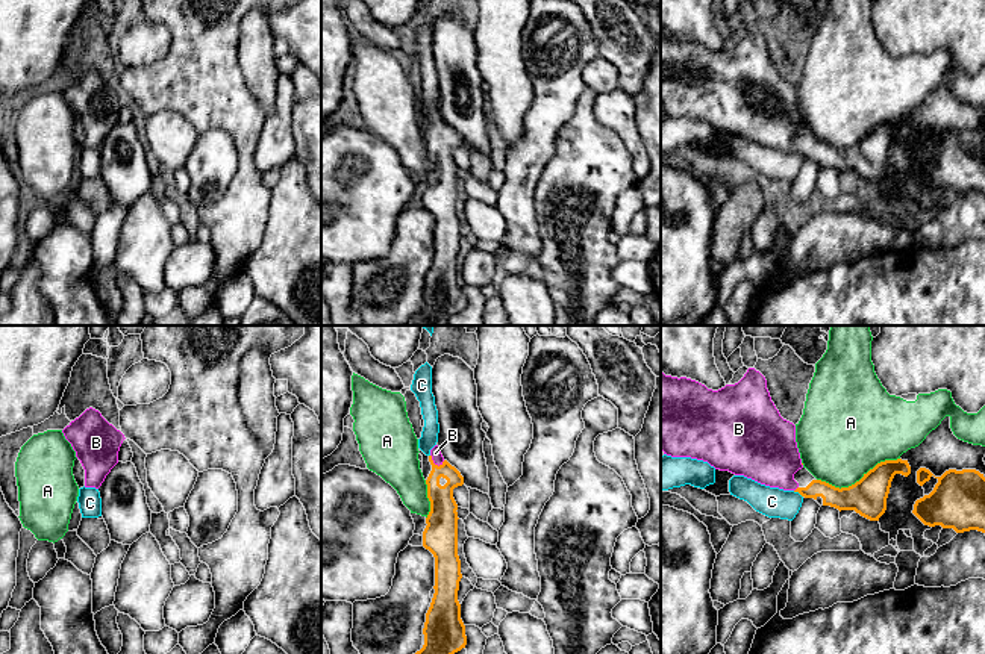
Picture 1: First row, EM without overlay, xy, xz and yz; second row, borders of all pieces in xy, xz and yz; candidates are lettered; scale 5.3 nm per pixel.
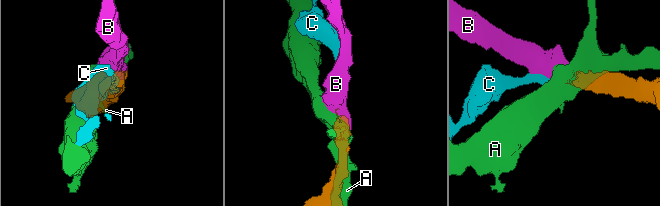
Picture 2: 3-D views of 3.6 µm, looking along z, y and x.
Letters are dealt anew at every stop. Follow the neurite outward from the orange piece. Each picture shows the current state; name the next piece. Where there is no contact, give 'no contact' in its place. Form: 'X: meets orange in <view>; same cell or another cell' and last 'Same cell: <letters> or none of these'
A: meets orange in yz; another cell
B: meets orange in xz; same cell
C: meets orange in yz; another cell
Same cell: B

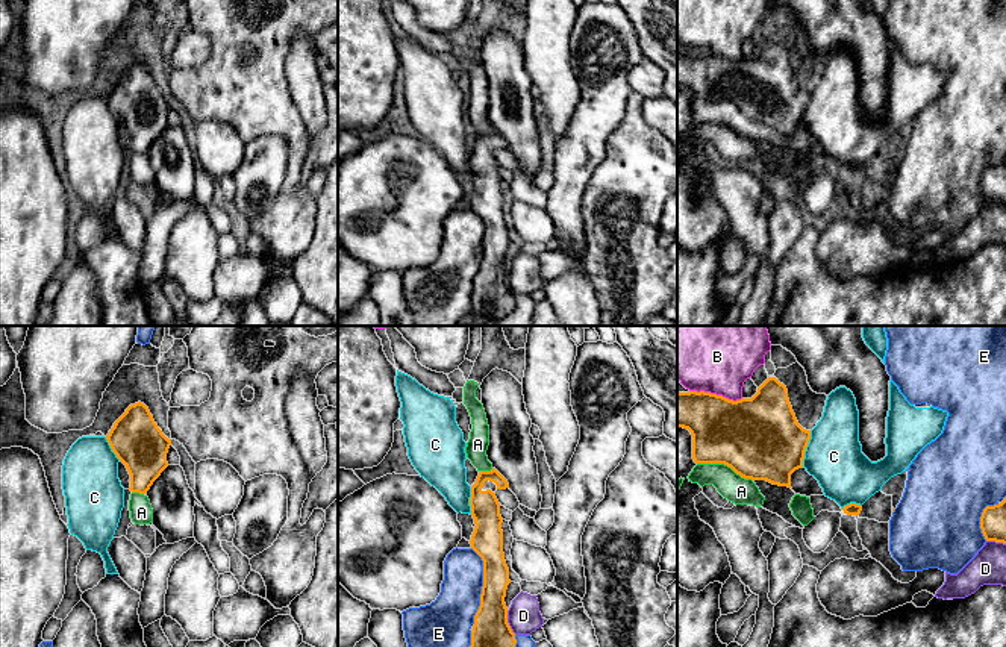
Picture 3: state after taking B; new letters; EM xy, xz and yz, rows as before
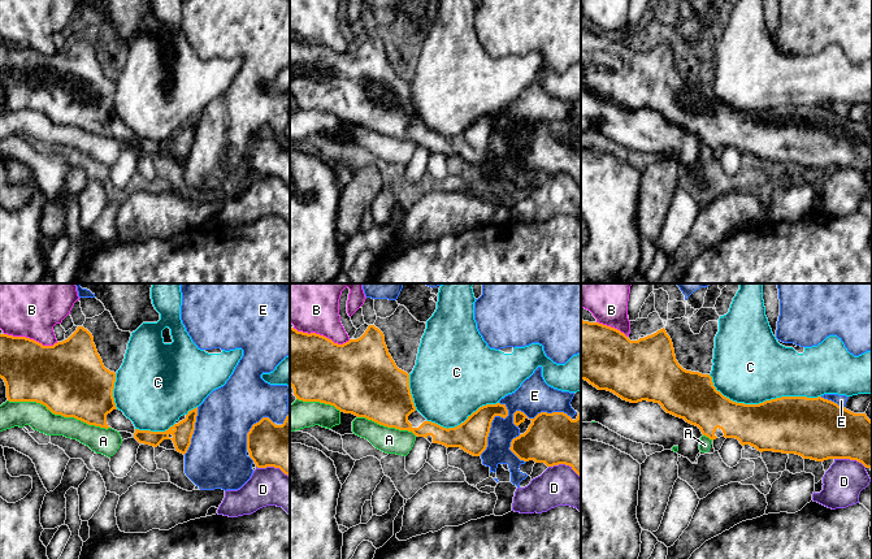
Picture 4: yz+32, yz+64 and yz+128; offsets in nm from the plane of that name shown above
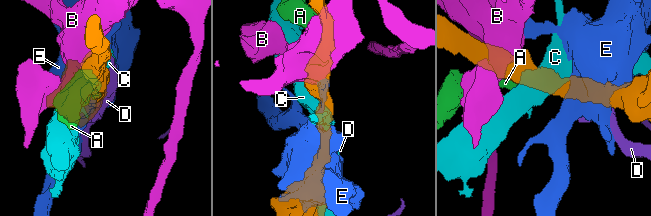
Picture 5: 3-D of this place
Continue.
A: meets orange in yz; another cell
B: meets orange in yz; another cell
C: meets orange in yz; another cell
D: meets orange in xz; another cell
E: meets orange in xz; another cell
Same cell: none of these

